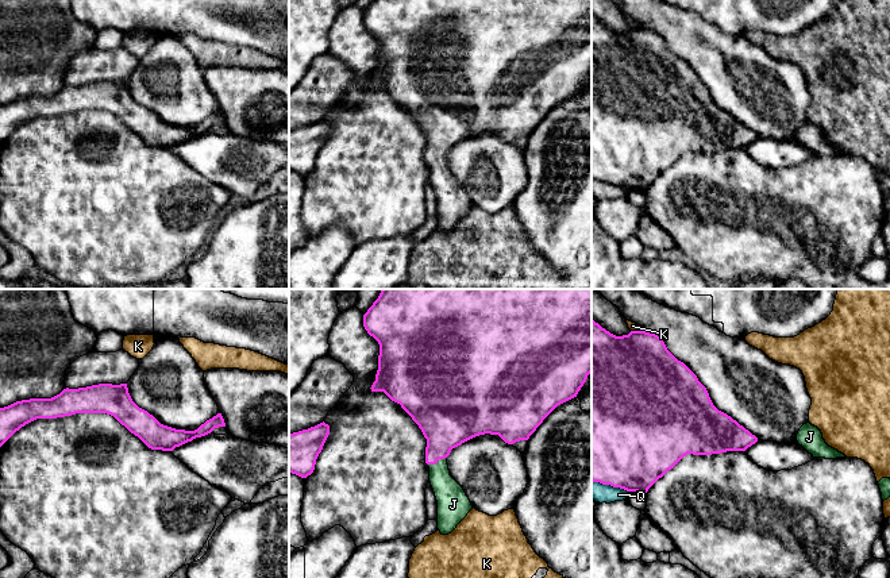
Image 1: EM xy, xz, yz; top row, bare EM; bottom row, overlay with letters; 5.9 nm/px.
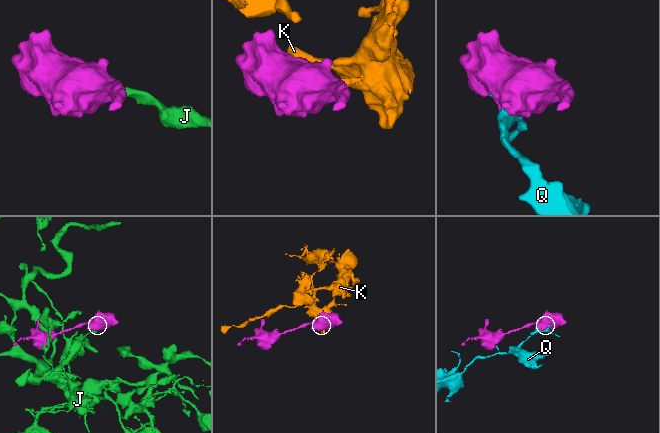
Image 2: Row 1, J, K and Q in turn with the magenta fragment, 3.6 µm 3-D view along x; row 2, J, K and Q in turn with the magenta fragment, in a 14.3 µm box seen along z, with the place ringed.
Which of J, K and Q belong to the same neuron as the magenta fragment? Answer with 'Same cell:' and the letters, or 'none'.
Same cell: J

